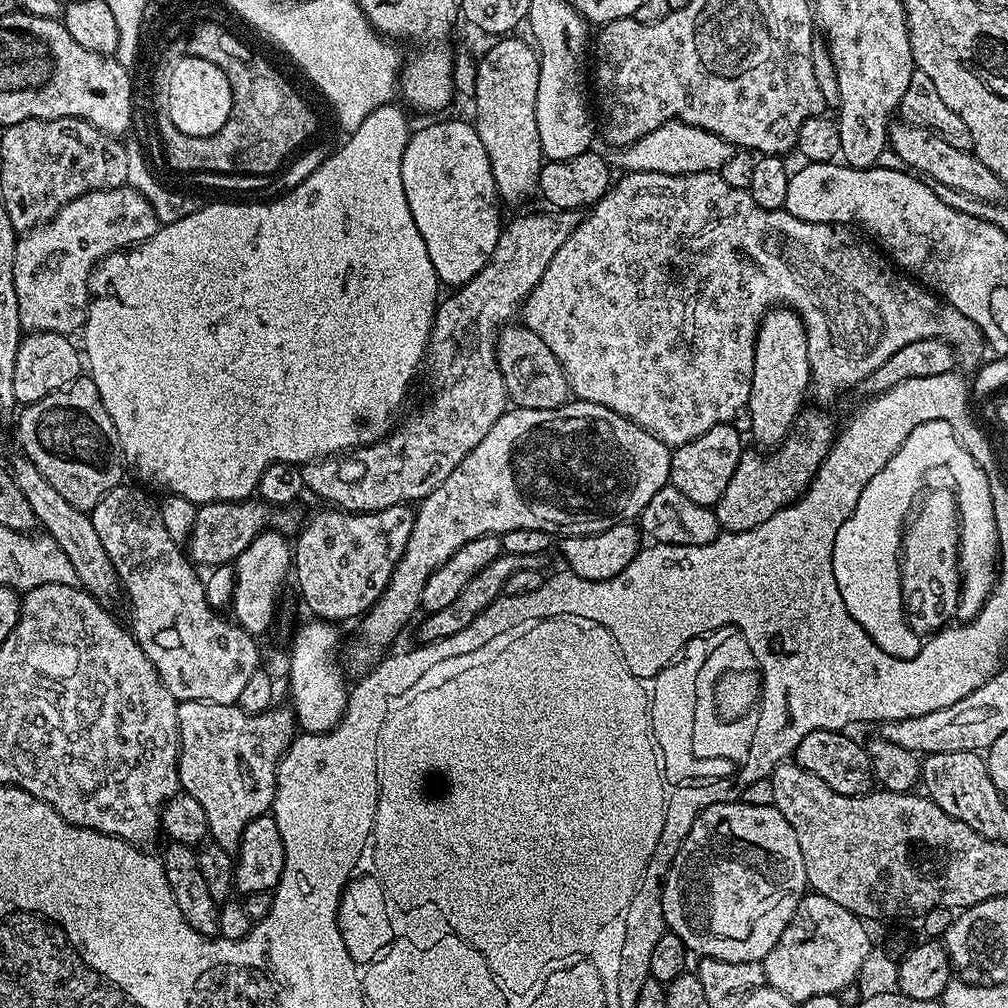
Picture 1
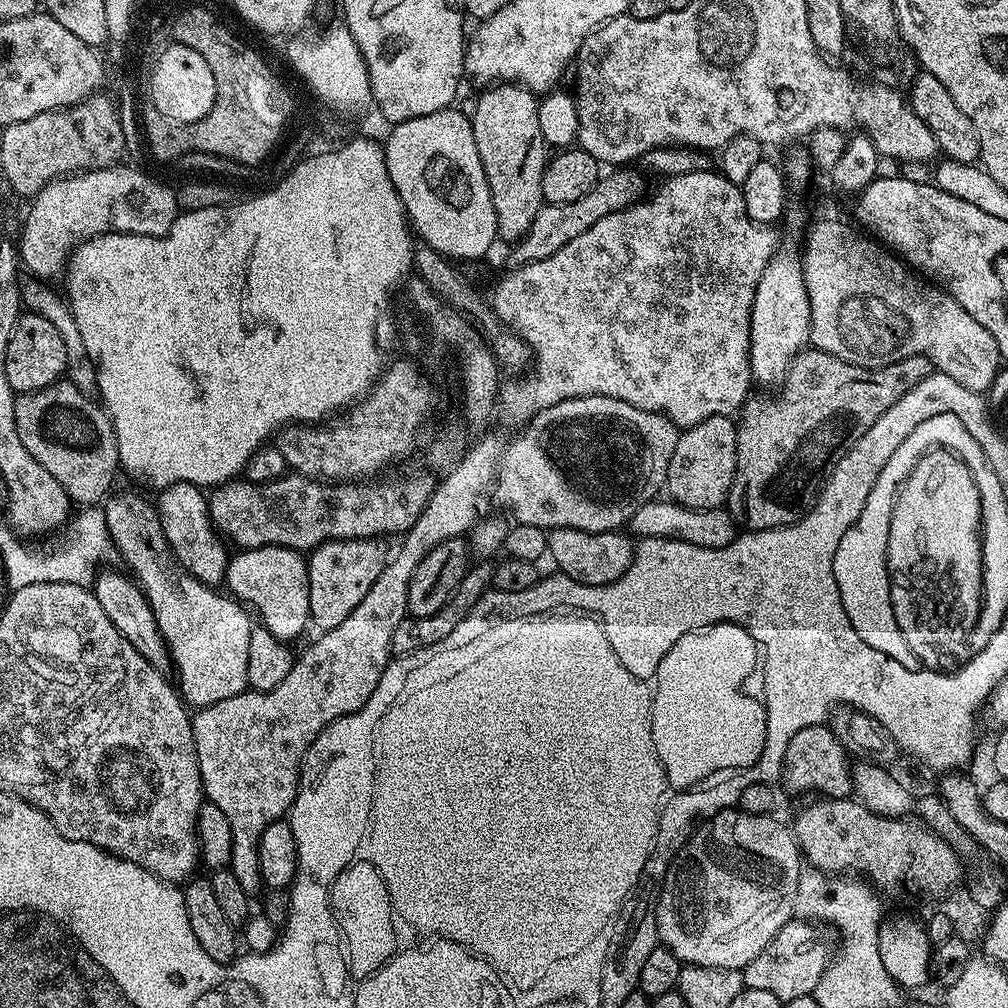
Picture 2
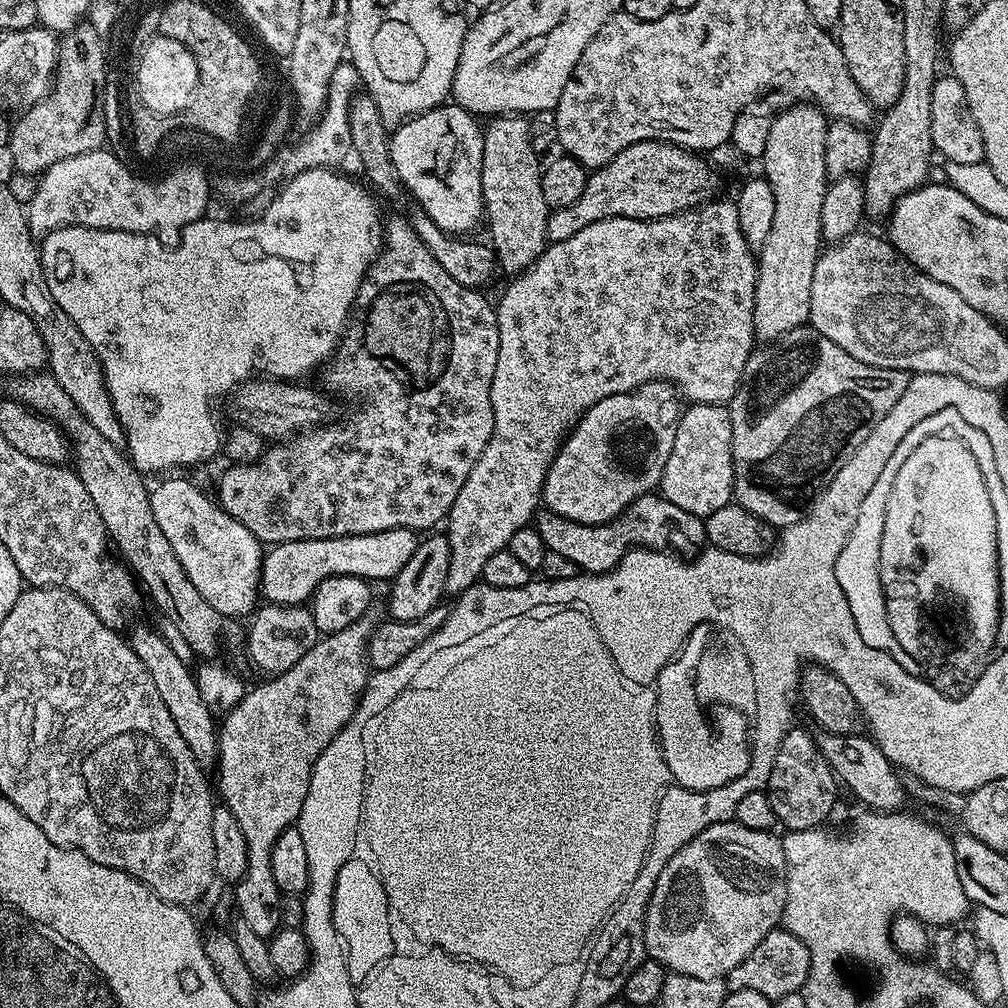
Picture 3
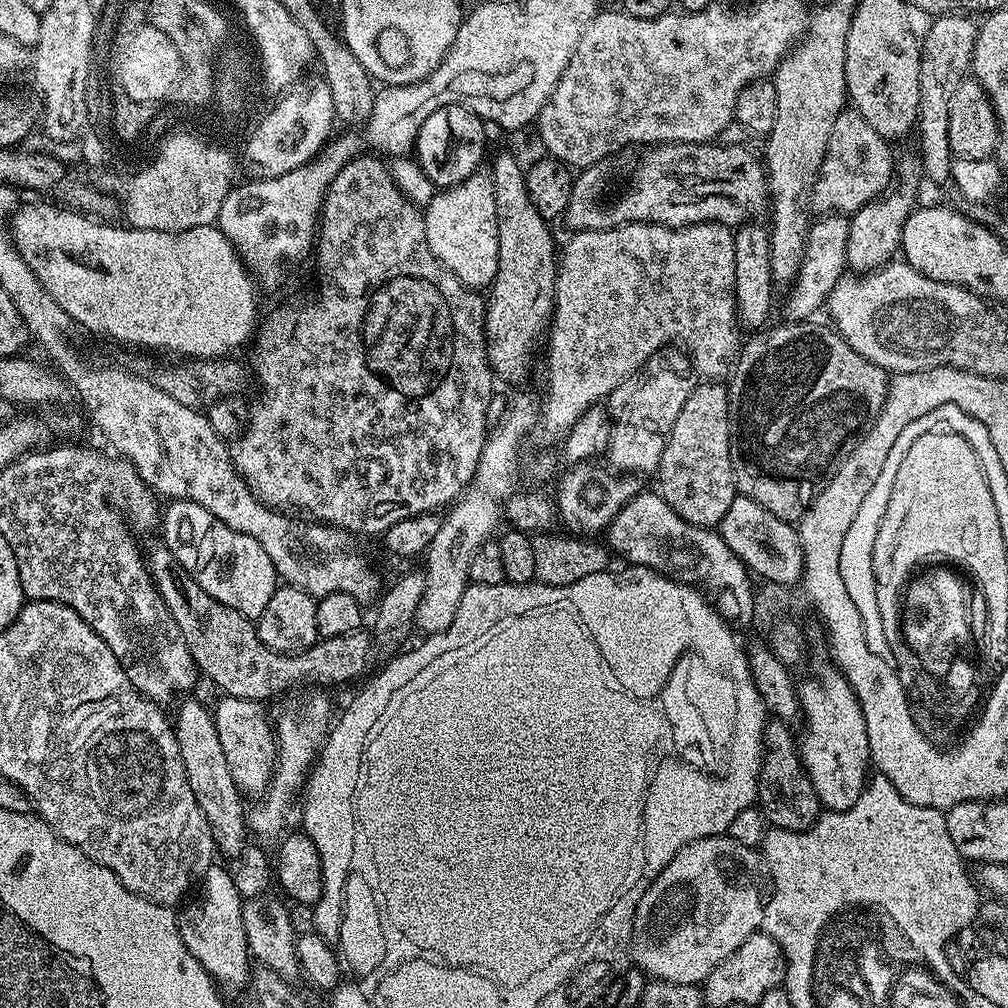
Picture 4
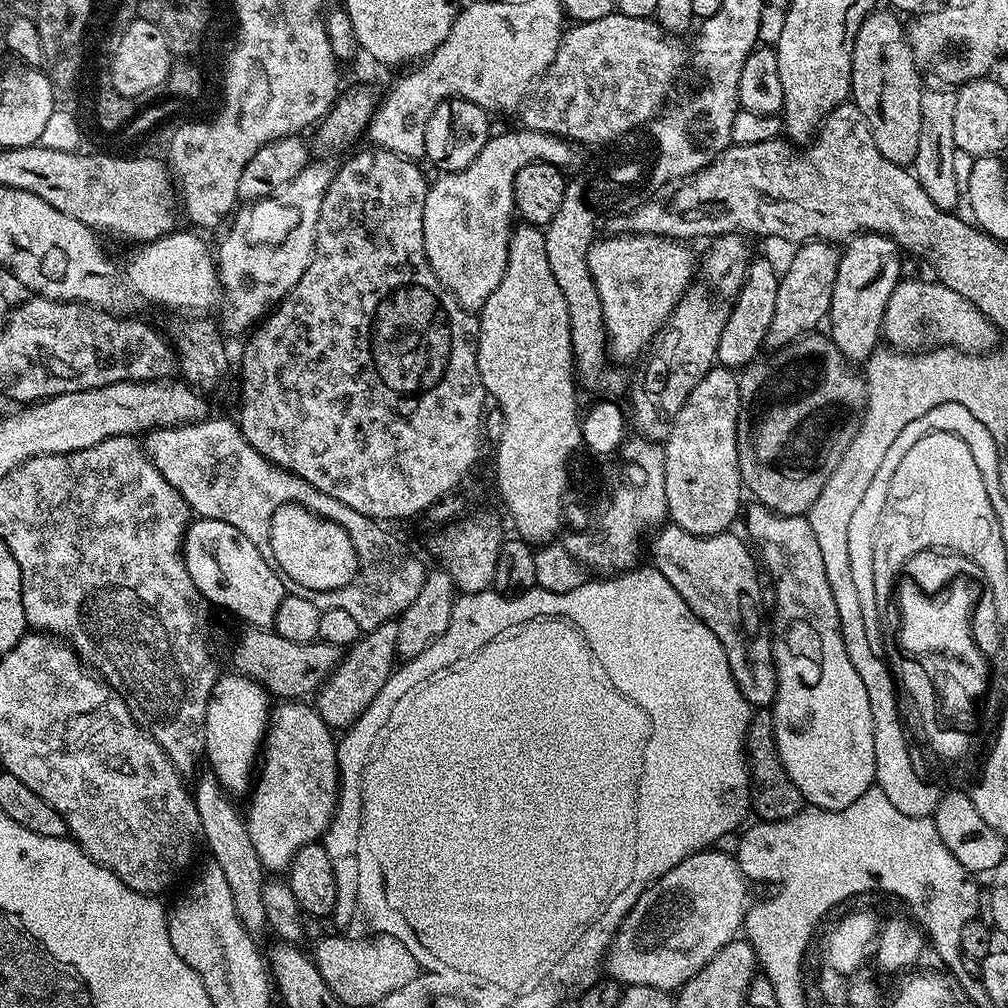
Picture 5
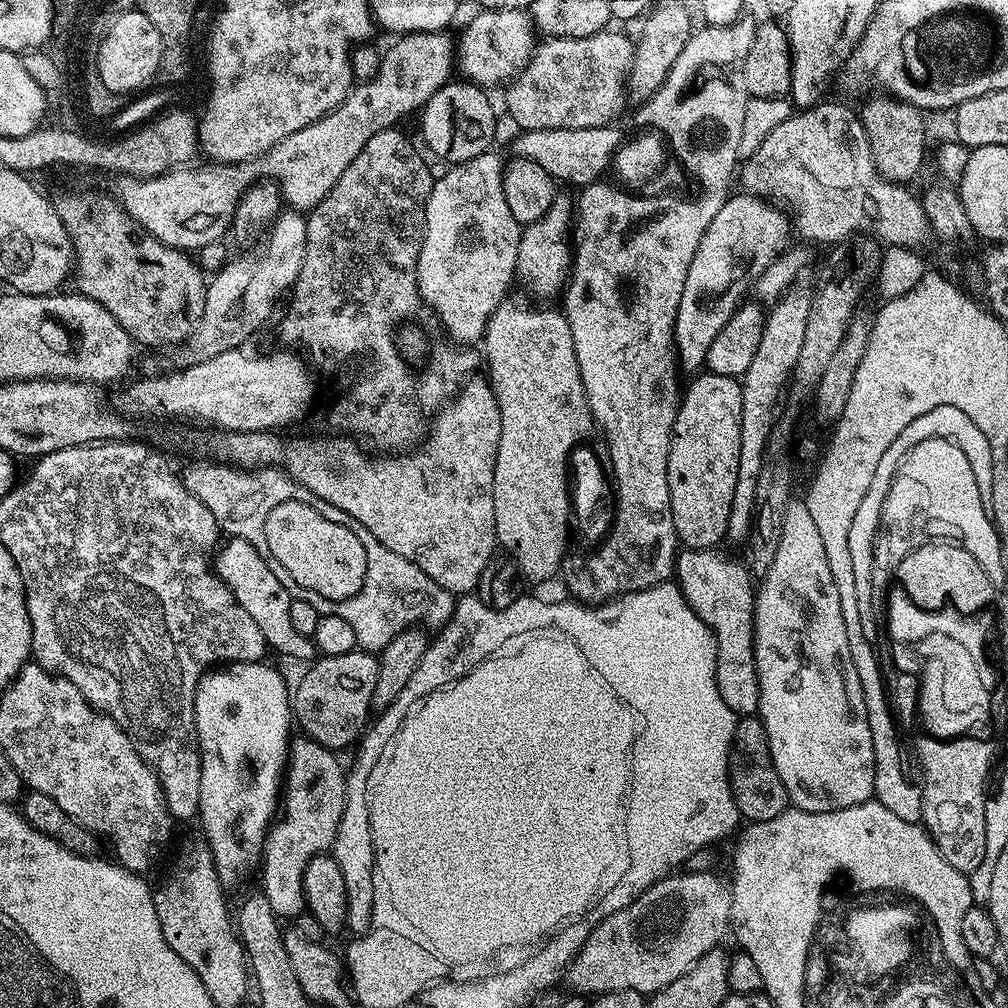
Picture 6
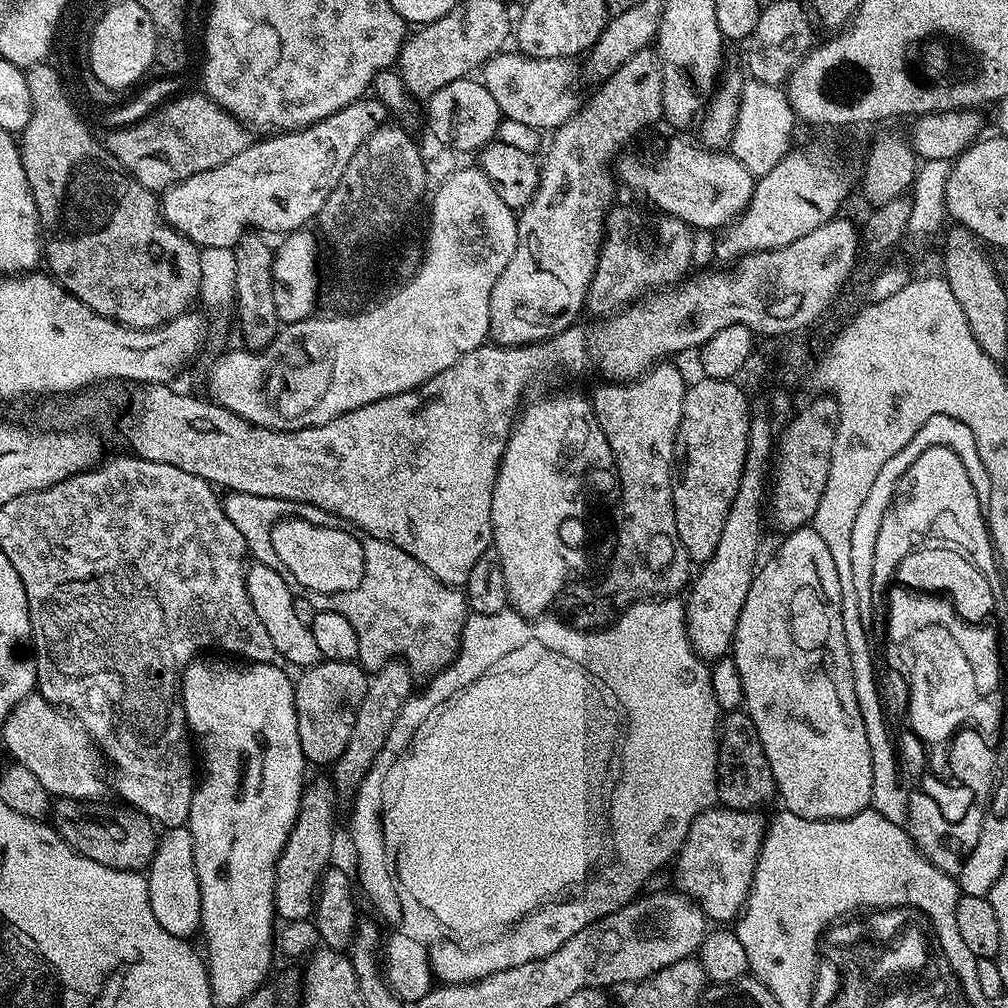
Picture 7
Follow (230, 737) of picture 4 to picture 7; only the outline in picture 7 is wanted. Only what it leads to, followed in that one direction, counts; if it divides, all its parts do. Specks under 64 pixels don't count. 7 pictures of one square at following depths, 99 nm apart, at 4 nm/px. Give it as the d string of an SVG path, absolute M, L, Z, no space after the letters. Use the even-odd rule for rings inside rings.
M329 777L318 778L305 787L300 800L298 818L286 846L278 858L274 878L274 906L281 921L307 920L313 915L316 890L324 869L329 867L334 842L334 804L338 799L335 785Z

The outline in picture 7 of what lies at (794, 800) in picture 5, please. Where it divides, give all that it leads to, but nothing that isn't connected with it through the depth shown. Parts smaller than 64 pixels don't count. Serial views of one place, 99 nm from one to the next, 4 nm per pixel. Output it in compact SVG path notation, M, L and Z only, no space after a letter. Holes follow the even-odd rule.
M737 710L723 717L720 725L717 782L719 803L725 808L733 808L739 812L759 809L759 804L764 804L771 796L777 795L776 779L766 758L766 750L762 750L762 738L758 738L758 730L754 730L754 722L749 718L747 711Z

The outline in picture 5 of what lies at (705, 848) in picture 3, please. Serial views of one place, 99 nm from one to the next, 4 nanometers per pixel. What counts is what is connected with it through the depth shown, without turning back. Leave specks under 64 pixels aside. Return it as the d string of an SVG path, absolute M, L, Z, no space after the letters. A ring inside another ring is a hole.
M714 851L696 852L678 862L634 902L612 937L612 944L603 959L603 971L611 979L618 981L621 986L633 984L679 990L683 984L690 982L690 978L694 978L694 974L698 974L698 970L702 970L702 966L706 966L706 962L710 962L710 958L714 958L714 954L718 954L718 950L722 950L722 946L741 935L744 916L750 907L750 884L731 851Z

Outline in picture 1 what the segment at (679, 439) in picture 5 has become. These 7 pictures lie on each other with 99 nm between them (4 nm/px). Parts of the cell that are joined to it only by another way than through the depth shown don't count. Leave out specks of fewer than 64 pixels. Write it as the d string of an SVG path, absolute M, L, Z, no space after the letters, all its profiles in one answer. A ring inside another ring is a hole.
M735 423L715 424L706 434L694 438L690 442L679 445L672 452L670 474L671 487L677 488L690 502L698 502L698 506L712 508L722 498L730 478L734 478L734 470L740 461L740 455L745 452L746 444L740 441L740 432Z

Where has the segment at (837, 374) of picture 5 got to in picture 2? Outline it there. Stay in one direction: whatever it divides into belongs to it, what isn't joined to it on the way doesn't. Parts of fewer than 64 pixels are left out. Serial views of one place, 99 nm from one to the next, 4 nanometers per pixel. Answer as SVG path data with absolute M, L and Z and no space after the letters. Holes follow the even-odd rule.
M819 346L805 348L794 358L777 396L749 395L738 413L736 469L726 505L733 520L741 529L754 532L781 528L801 520L815 504L829 469L842 462L854 442L858 442L898 398L918 386L918 382L930 378L933 371L930 358L925 356L893 359L881 368L863 368L851 359L823 352Z

